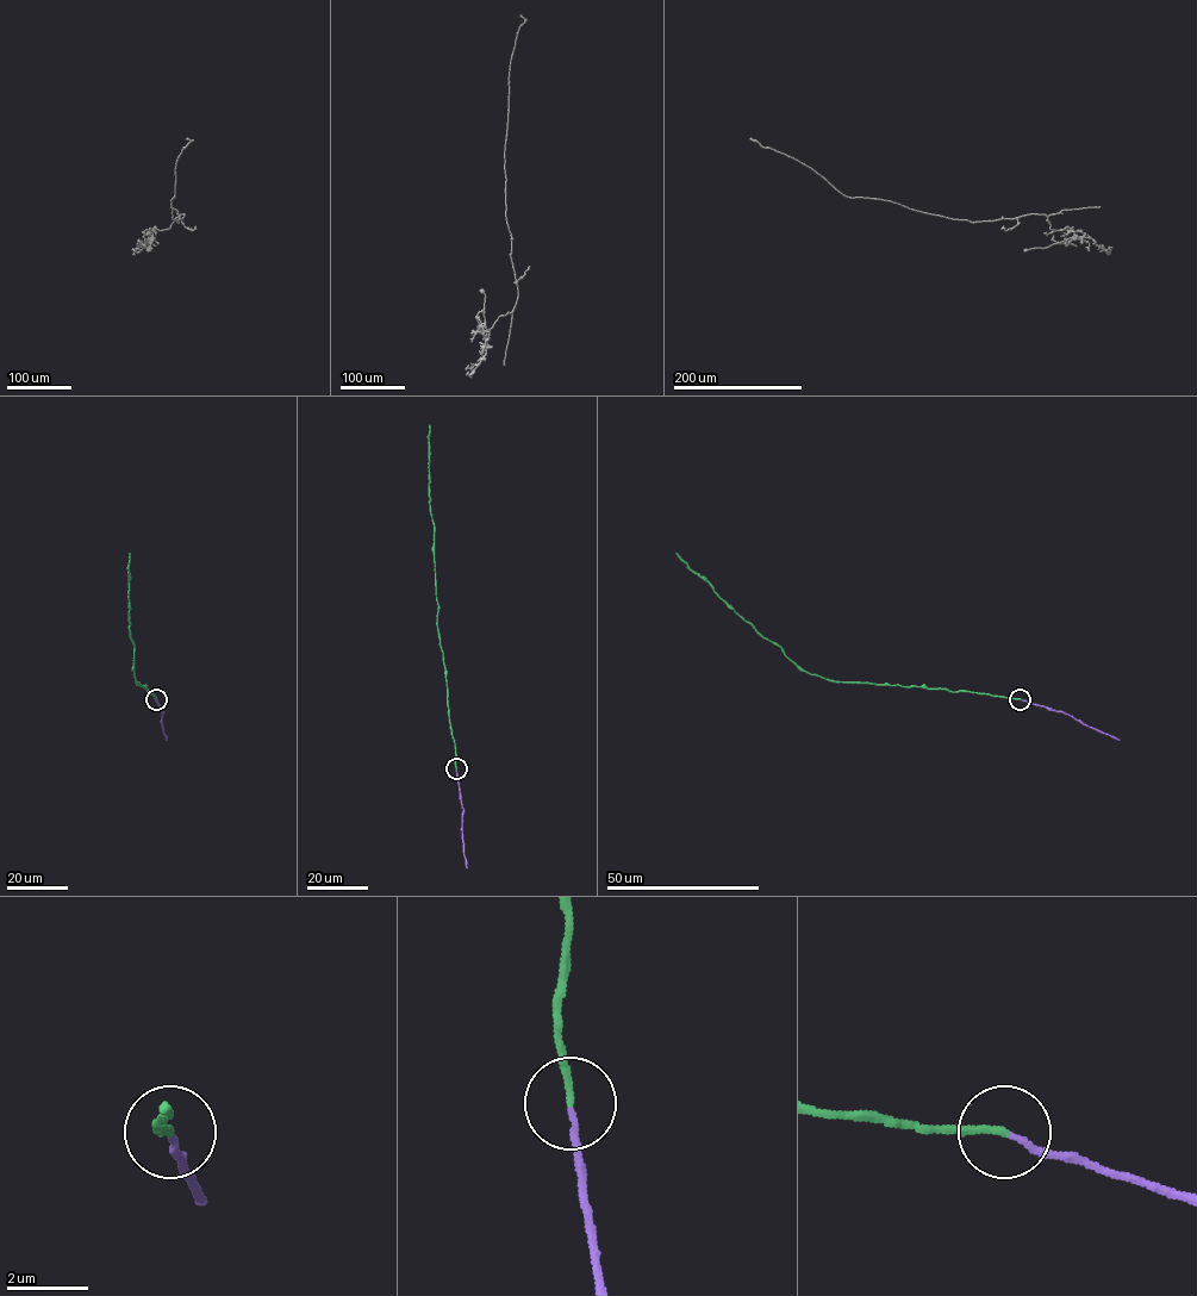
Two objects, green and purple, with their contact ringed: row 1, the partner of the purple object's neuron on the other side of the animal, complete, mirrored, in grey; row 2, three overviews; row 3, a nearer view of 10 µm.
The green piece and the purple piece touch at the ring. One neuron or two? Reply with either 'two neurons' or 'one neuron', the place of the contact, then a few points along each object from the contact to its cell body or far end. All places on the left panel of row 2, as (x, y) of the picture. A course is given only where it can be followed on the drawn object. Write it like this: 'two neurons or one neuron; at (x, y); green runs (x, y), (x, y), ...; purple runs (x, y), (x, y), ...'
one neuron; at (156, 699); green runs (156, 698), (136, 684), (129, 621), (129, 553); purple runs (156, 698), (162, 711), (162, 727), (167, 740)

